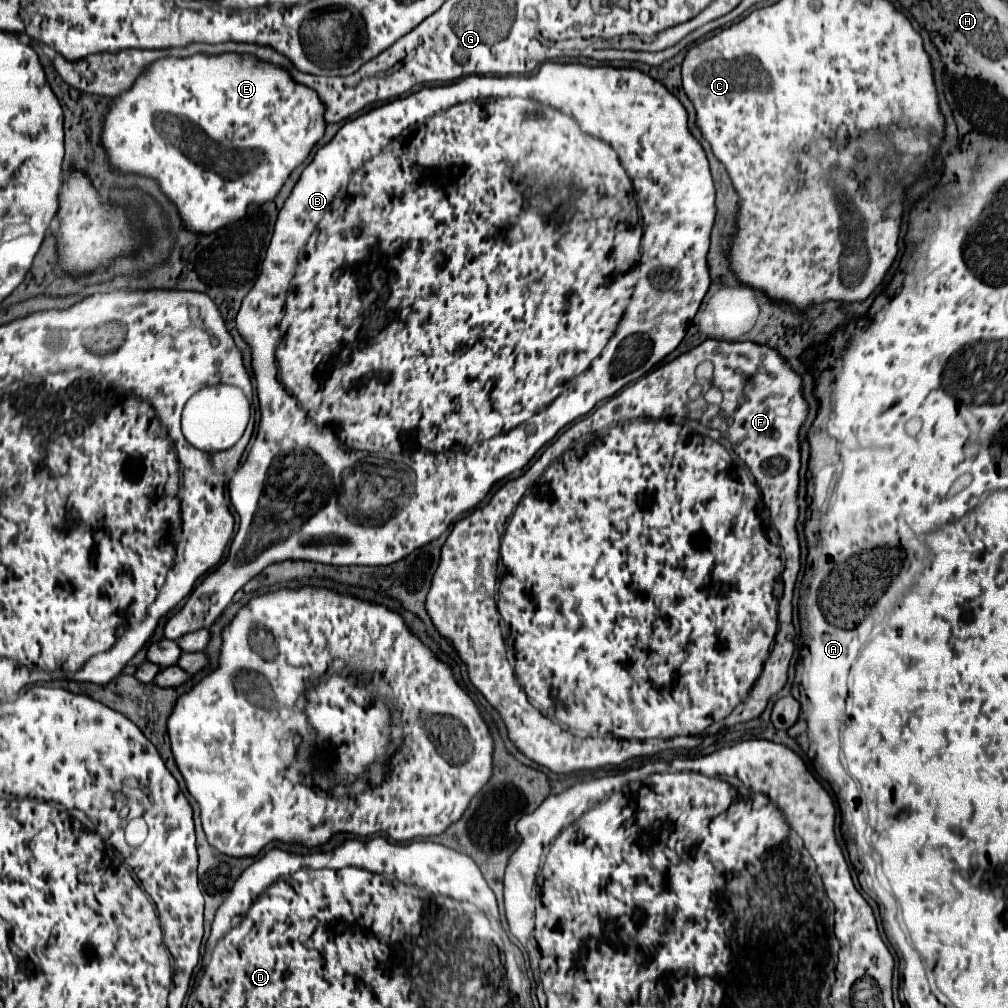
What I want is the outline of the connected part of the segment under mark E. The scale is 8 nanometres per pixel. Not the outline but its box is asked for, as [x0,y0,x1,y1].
[101,54,325,234]

